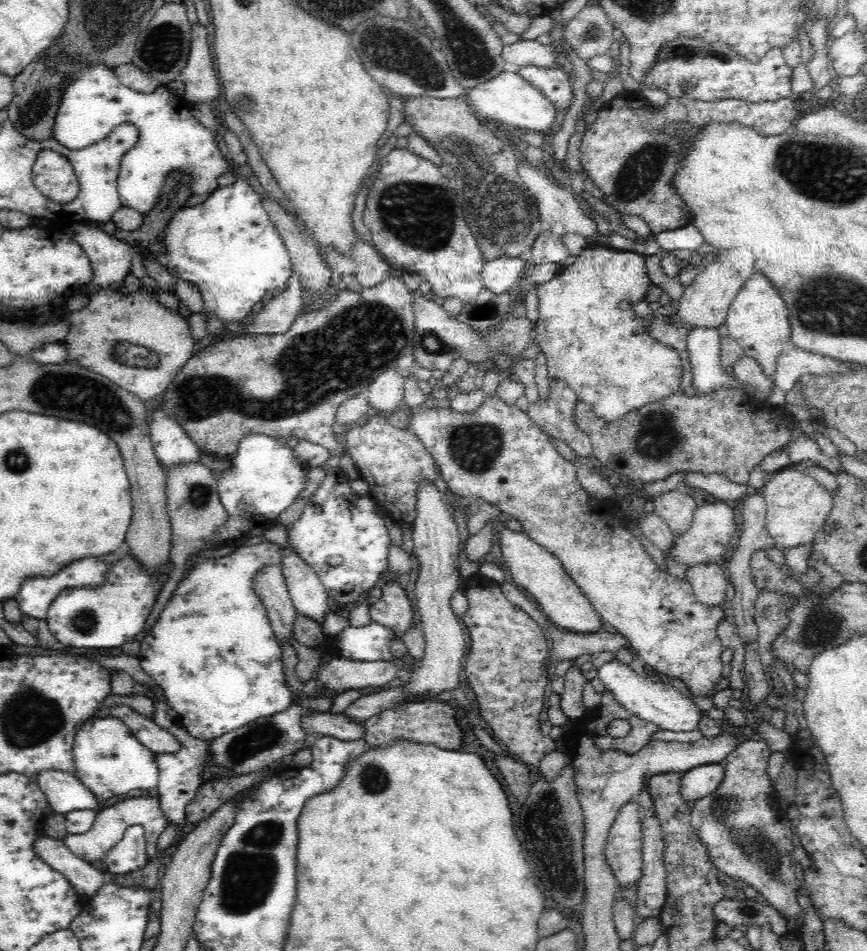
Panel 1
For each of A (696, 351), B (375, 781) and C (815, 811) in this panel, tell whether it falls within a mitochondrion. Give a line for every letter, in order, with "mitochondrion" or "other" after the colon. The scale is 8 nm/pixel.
A: other
B: mitochondrion
C: other

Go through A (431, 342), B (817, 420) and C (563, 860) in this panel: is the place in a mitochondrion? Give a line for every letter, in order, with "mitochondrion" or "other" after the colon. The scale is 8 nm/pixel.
A: mitochondrion
B: other
C: mitochondrion

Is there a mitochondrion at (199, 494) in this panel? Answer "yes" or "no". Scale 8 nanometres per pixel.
yes

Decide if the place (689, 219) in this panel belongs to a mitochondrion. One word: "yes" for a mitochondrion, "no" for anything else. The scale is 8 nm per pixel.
no

